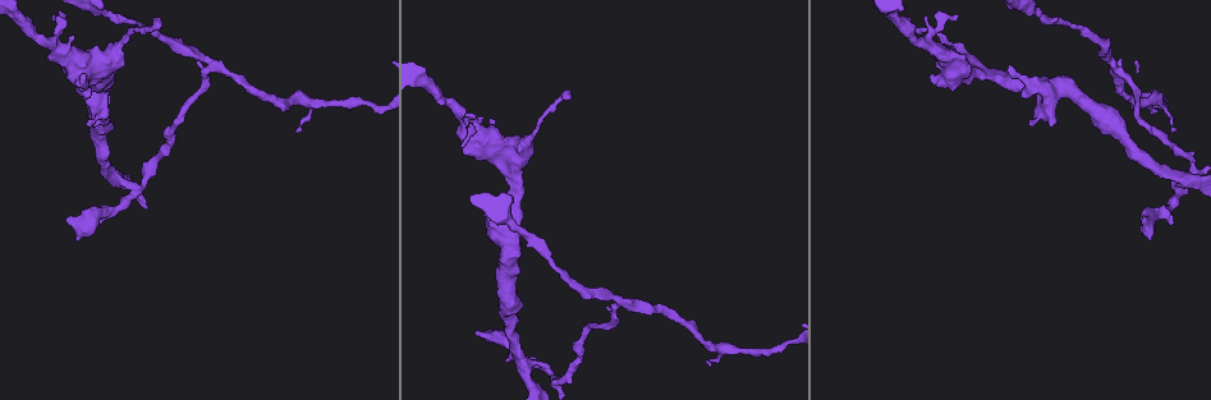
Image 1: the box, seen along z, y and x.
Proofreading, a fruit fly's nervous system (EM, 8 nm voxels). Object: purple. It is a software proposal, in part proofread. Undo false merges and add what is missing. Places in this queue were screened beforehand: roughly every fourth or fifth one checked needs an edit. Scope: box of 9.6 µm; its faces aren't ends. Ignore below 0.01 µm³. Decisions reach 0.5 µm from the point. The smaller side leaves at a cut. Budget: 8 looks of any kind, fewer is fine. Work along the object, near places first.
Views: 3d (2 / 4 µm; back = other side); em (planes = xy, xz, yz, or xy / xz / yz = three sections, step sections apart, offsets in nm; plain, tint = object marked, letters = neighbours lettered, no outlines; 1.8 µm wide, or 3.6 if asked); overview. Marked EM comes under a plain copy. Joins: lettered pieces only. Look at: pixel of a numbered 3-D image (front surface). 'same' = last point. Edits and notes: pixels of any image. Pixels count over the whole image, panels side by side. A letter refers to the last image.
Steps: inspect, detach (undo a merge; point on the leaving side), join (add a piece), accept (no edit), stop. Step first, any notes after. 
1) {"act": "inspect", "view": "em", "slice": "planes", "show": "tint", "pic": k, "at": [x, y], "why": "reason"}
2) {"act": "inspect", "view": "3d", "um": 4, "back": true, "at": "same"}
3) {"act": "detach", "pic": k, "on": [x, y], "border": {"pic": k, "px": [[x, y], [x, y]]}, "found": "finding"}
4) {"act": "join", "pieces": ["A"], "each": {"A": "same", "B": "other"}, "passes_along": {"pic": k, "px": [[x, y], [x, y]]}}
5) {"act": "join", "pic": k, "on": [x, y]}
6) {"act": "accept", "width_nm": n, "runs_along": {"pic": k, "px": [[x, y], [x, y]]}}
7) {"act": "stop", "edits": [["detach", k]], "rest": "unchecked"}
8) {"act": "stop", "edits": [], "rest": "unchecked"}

{"act": "inspect", "view": "em", "slice": "xy", "step": 8, "show": "letters", "pic": 1, "at": [568, 99], "why": "branch stops here"}

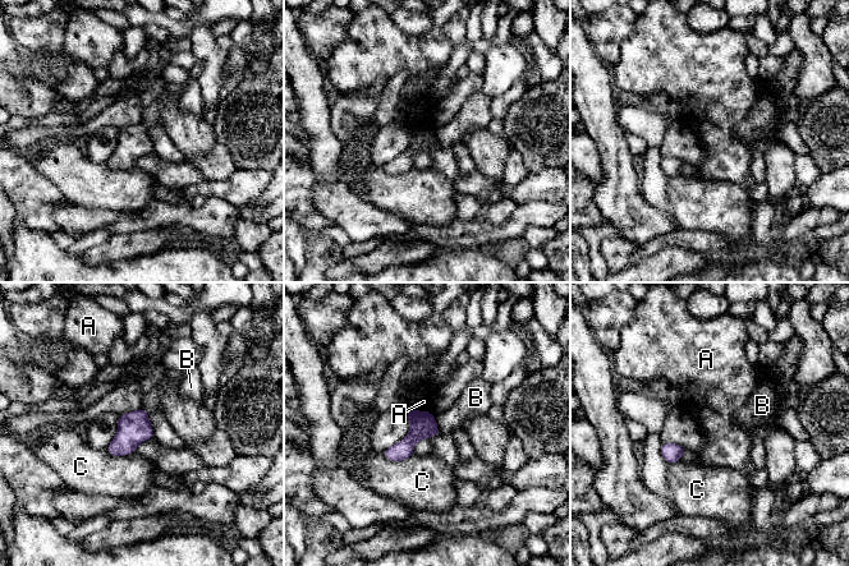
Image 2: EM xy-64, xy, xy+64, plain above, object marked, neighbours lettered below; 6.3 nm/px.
{"act": "inspect", "view": "em", "slice": "planes", "show": "letters", "at": "same", "why": "cut it another way"}

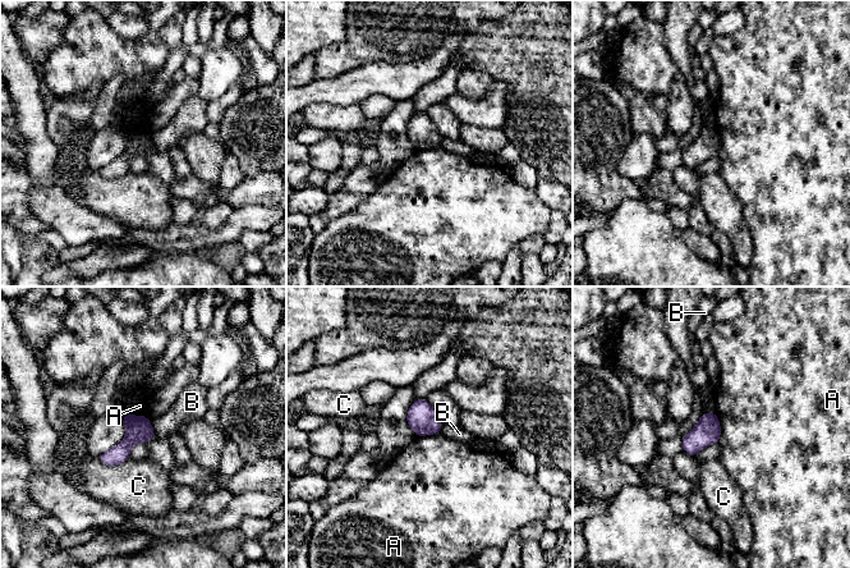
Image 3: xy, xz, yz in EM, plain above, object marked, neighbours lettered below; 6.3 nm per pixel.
{"act": "accept", "longest_contact_nm": ["C", 200], "each": {"A": "other", "B": "other", "C": "other"}, "border": {"pic": 3, "px": [[715, 413], [720, 426], [717, 443]]}, "found": "no lettered piece goes on from it"}

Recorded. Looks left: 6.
{"act": "inspect", "view": "3d", "um": 4, "pic": 1, "at": [1011, 67]}

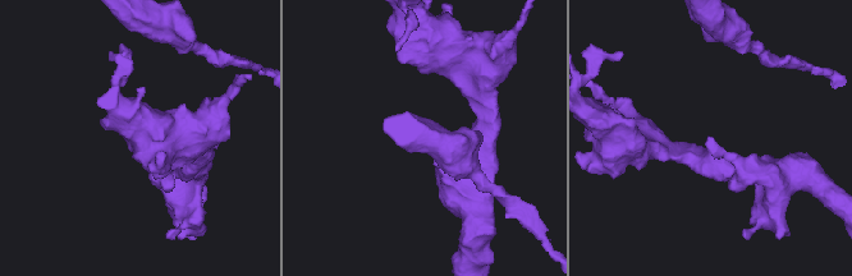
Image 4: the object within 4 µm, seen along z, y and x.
{"act": "inspect", "view": "em", "slice": "planes", "show": "letters", "pic": 4, "at": [707, 138]}

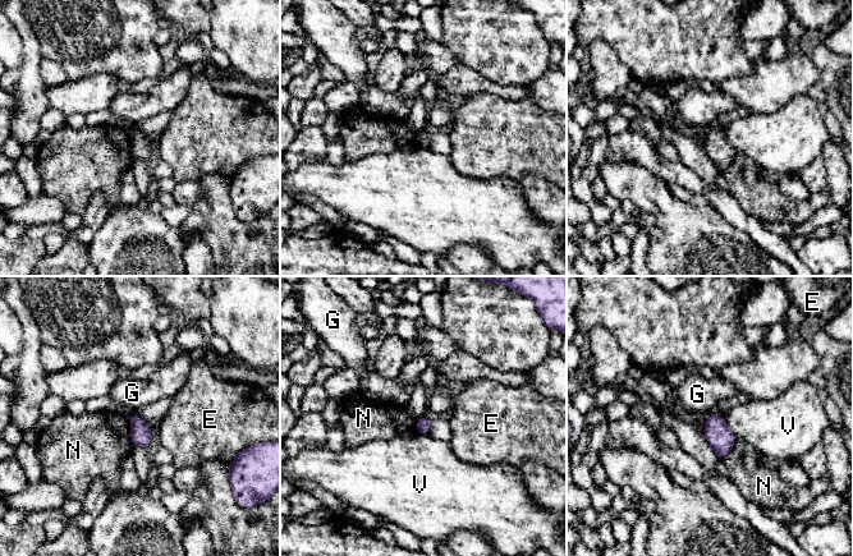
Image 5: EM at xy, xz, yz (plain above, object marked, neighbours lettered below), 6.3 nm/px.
{"act": "accept", "each": {"E": "other", "G": "other", "N": "other", "V": "other"}, "border": {"pic": 5, "px": [[128, 418], [133, 444]]}, "found": "no lettered piece goes on from it"}

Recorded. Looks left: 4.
{"act": "inspect", "view": "em", "slice": "yz", "step": 8, "show": "tint", "pic": 1, "at": [1175, 188], "why": "a fork"}

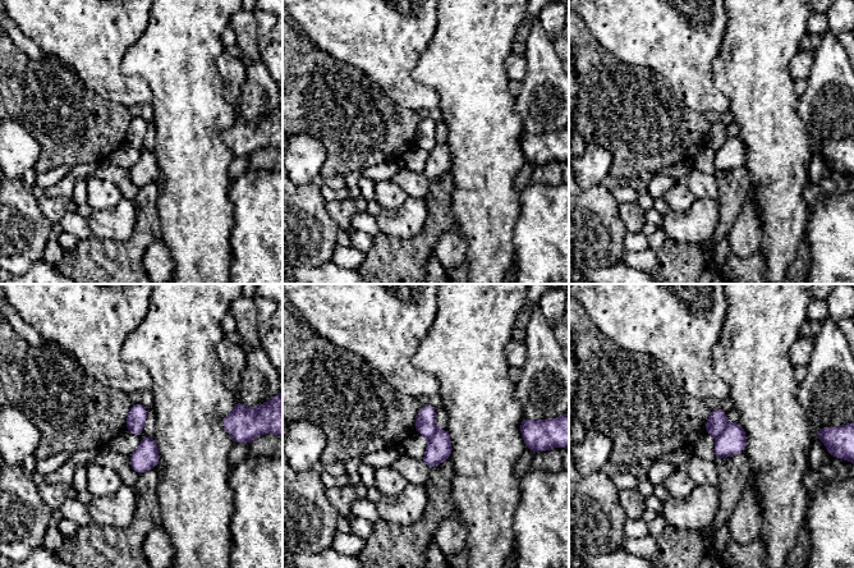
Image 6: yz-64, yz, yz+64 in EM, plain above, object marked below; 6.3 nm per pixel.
{"act": "inspect", "view": "em", "slice": "planes", "show": "letters", "at": "same", "why": "cut it another way"}

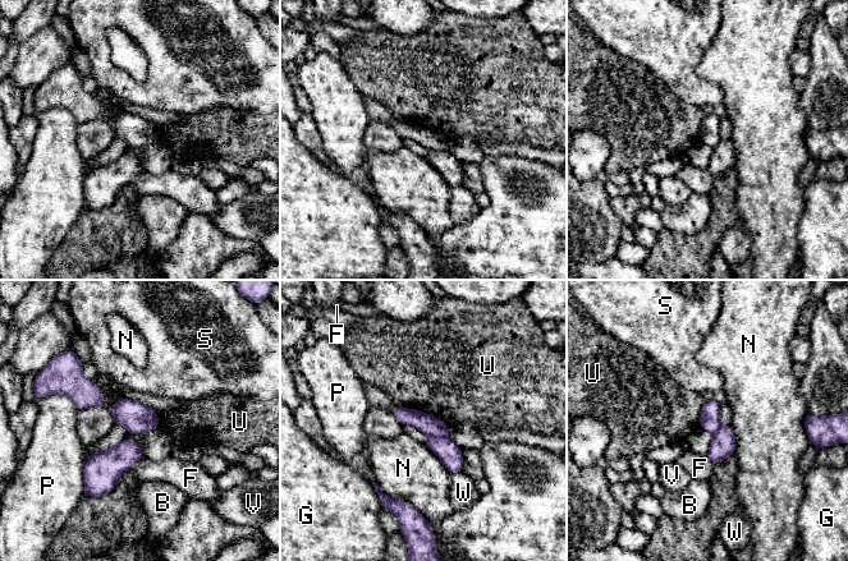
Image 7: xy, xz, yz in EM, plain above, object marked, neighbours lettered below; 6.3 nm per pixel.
{"act": "detach", "pic": 7, "on": [450, 455], "width_nm": 150, "each": {"B": "other", "F": "other", "G": "other", "N": "other", "P": "other", "S": "other", "U": "other", "V": "other", "W": "other"}, "border": {"pic": 7, "px": [[427, 435], [447, 437]]}, "found": "a second neuron is stuck on"}

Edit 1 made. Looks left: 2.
{"act": "stop", "edits": [["detach", 7]], "rest": "unchecked"}

